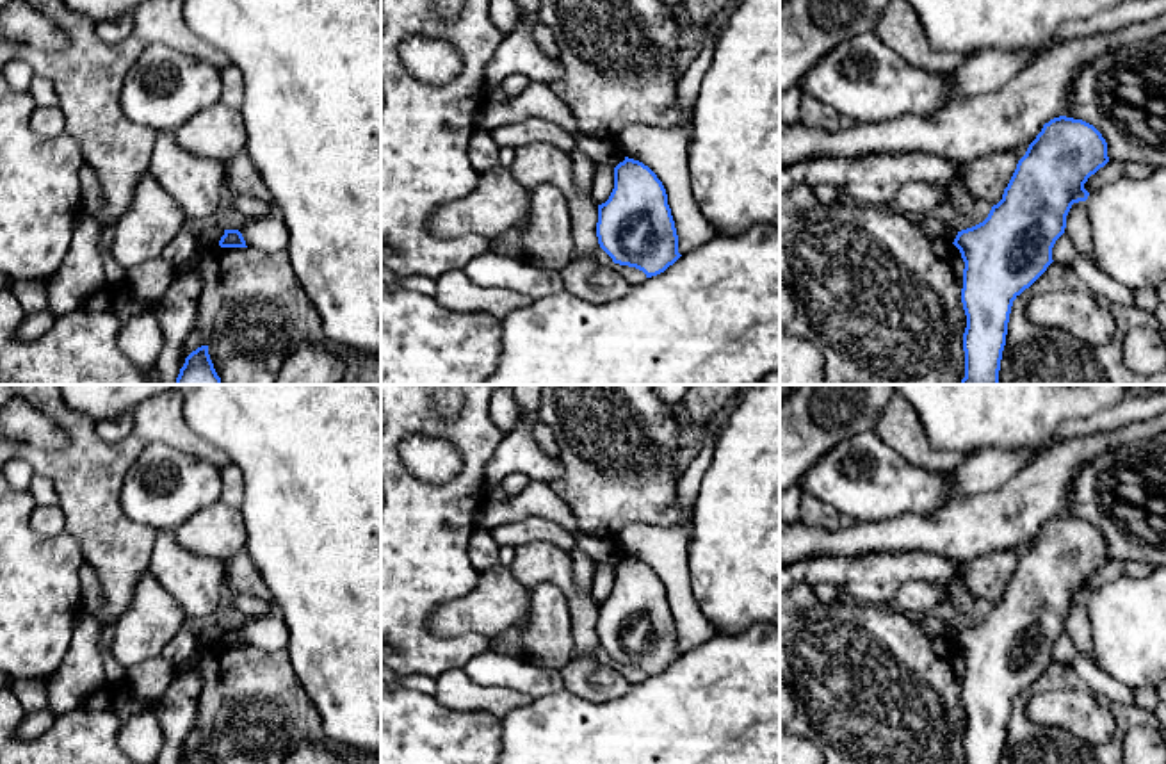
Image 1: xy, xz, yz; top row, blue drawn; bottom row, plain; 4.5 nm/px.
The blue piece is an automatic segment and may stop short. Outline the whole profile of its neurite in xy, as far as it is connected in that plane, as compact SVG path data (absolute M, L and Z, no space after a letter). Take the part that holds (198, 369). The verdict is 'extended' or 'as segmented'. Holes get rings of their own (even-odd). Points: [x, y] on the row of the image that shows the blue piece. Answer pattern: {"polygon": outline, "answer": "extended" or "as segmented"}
{"polygon": "M208 345L198 347L185 358L174 385L221 385Z", "answer": "as segmented"}

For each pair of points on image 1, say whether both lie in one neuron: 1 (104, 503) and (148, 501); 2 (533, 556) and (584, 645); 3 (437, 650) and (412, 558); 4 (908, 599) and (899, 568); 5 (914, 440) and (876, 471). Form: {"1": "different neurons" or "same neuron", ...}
{"1": "different neurons", "2": "same neuron", "3": "same neuron", "4": "different neurons", "5": "different neurons"}

